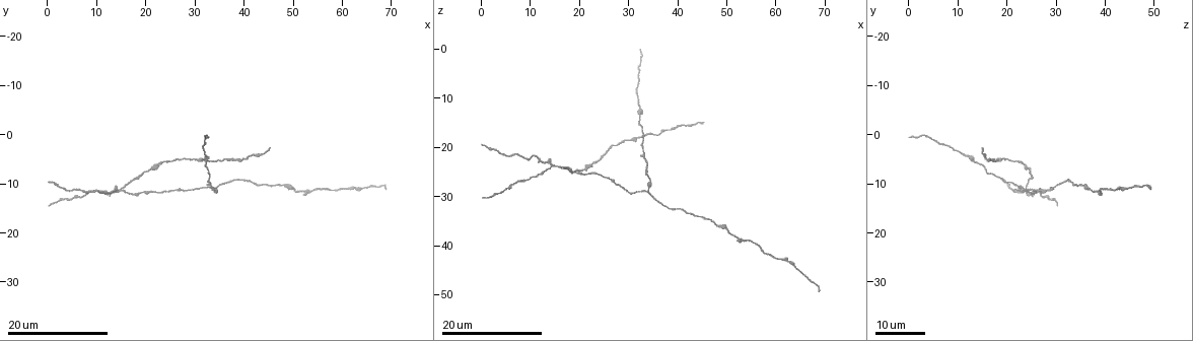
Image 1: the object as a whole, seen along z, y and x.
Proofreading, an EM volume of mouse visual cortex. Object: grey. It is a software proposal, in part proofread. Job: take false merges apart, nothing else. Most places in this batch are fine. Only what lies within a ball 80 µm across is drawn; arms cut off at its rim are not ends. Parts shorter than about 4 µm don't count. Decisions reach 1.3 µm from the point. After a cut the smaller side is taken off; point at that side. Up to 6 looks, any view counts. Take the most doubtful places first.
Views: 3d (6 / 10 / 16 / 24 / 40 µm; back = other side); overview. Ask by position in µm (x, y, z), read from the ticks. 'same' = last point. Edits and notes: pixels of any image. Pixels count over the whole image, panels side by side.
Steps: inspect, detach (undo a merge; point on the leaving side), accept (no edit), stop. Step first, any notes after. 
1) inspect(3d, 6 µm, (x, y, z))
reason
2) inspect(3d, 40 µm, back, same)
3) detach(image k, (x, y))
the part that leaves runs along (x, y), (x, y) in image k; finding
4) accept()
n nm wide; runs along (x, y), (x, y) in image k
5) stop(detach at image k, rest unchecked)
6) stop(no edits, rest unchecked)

inspect(3d, 24 µm, (15.0, 10.5, 23.5))
three-way junction

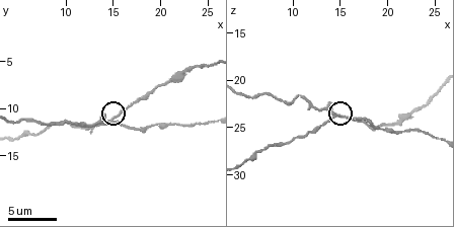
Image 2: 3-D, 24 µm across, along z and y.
inspect(3d, 6 µm, same)
zoom in

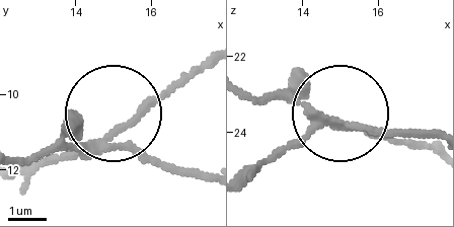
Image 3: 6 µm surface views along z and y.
detach(image 3, (144, 116))
160 nm wide; the part that leaves runs along (96, 147), (209, 66) in image 3; a second cell is stuck on

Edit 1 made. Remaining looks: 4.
inspect(overview)
see it whole again

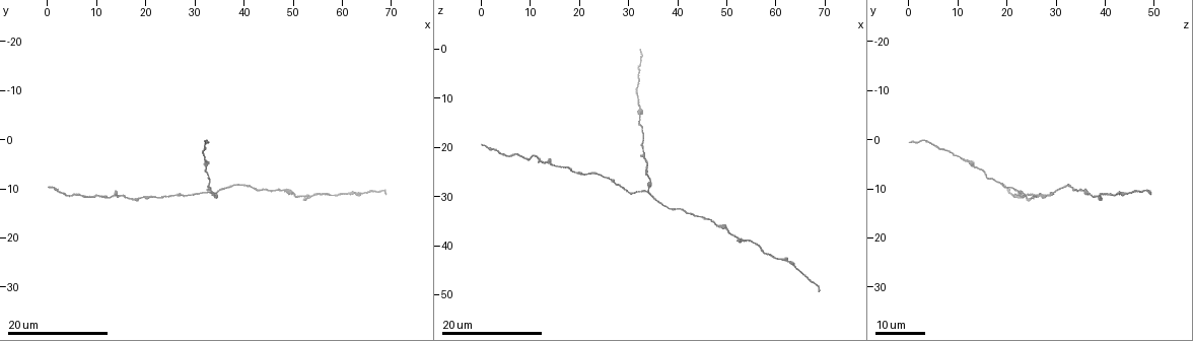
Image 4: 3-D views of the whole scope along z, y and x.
inspect(3d, 16 µm, (34.5, 11.0, 29.0))
a fork

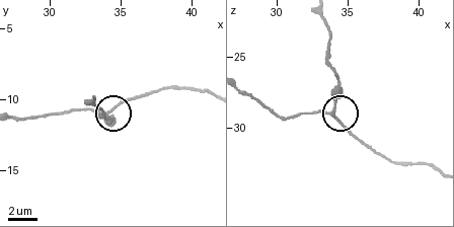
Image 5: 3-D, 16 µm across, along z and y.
inspect(3d, 6 µm, (34.0, 11.2, 29.2))

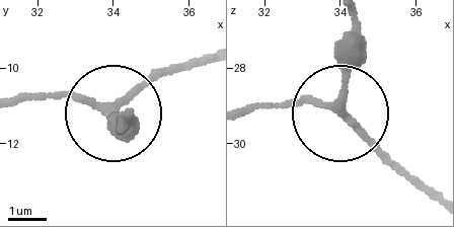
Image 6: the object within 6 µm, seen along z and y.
accept()
runs along (22, 101), (90, 101), (130, 121) in image 6; one cell here

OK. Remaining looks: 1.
stop(detach at image 3, rest unchecked)

